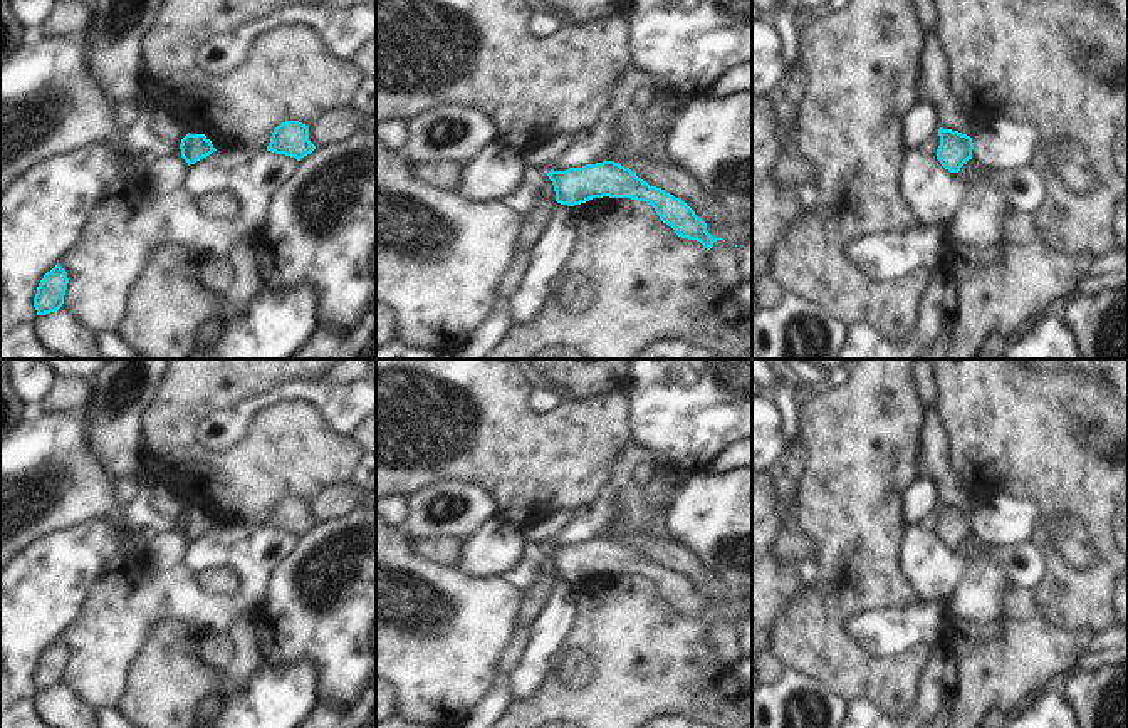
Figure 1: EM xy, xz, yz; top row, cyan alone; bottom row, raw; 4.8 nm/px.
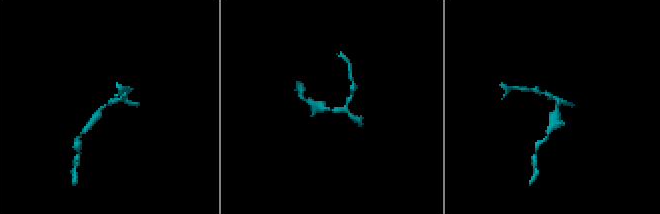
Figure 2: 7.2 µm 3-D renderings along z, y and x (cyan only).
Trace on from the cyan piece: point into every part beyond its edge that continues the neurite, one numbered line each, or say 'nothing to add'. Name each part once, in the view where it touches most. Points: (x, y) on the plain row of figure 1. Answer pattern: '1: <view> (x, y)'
nothing to add

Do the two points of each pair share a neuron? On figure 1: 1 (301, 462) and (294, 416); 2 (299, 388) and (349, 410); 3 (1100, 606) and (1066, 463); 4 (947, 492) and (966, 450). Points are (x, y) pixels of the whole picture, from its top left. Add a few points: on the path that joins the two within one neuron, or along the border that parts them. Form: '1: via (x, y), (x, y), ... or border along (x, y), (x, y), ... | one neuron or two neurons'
1: via (294, 450), (294, 428) | one neuron
2: via (311, 391), (338, 405) | one neuron
3: via (1103, 571), (1101, 525), (1091, 499) | one neuron
4: border along (942, 436), (959, 485), (981, 504) | two neurons

